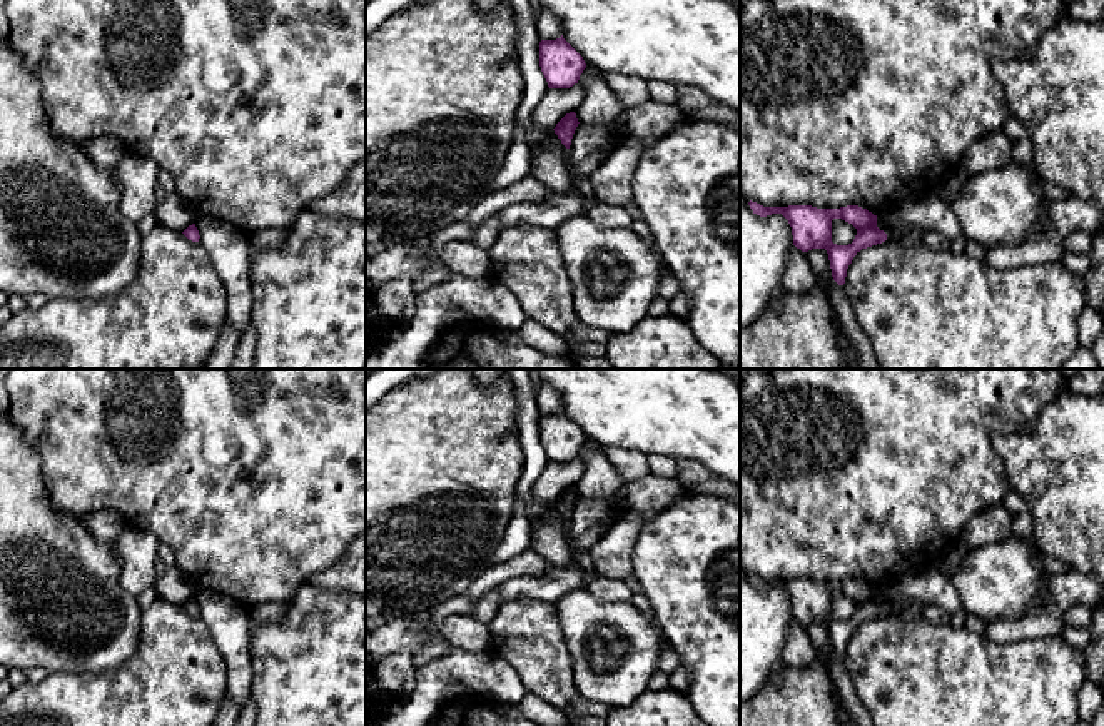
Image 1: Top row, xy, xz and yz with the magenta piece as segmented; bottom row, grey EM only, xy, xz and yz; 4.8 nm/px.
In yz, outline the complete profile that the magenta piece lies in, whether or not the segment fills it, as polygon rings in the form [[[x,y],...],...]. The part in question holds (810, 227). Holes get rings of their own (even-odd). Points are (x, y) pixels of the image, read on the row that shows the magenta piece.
[[[752,200],[748,205],[753,214],[760,217],[782,214],[792,227],[793,245],[802,252],[825,249],[830,260],[832,277],[838,285],[845,284],[847,269],[862,249],[887,240],[887,234],[877,227],[877,215],[858,205],[840,209],[817,209],[812,205],[763,207]],[[833,219],[842,219],[857,229],[852,244],[837,245],[832,242]]]

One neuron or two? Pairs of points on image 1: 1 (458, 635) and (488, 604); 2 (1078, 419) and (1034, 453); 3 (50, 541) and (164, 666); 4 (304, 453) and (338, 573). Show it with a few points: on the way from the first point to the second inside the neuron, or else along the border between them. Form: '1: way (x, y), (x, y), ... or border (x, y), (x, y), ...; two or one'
1: border (466, 615), (486, 625); two
2: way (1068, 429), (1044, 453); one
3: border (142, 611), (139, 646), (131, 655); two
4: border (348, 546), (334, 563), (313, 573), (304, 581); two

